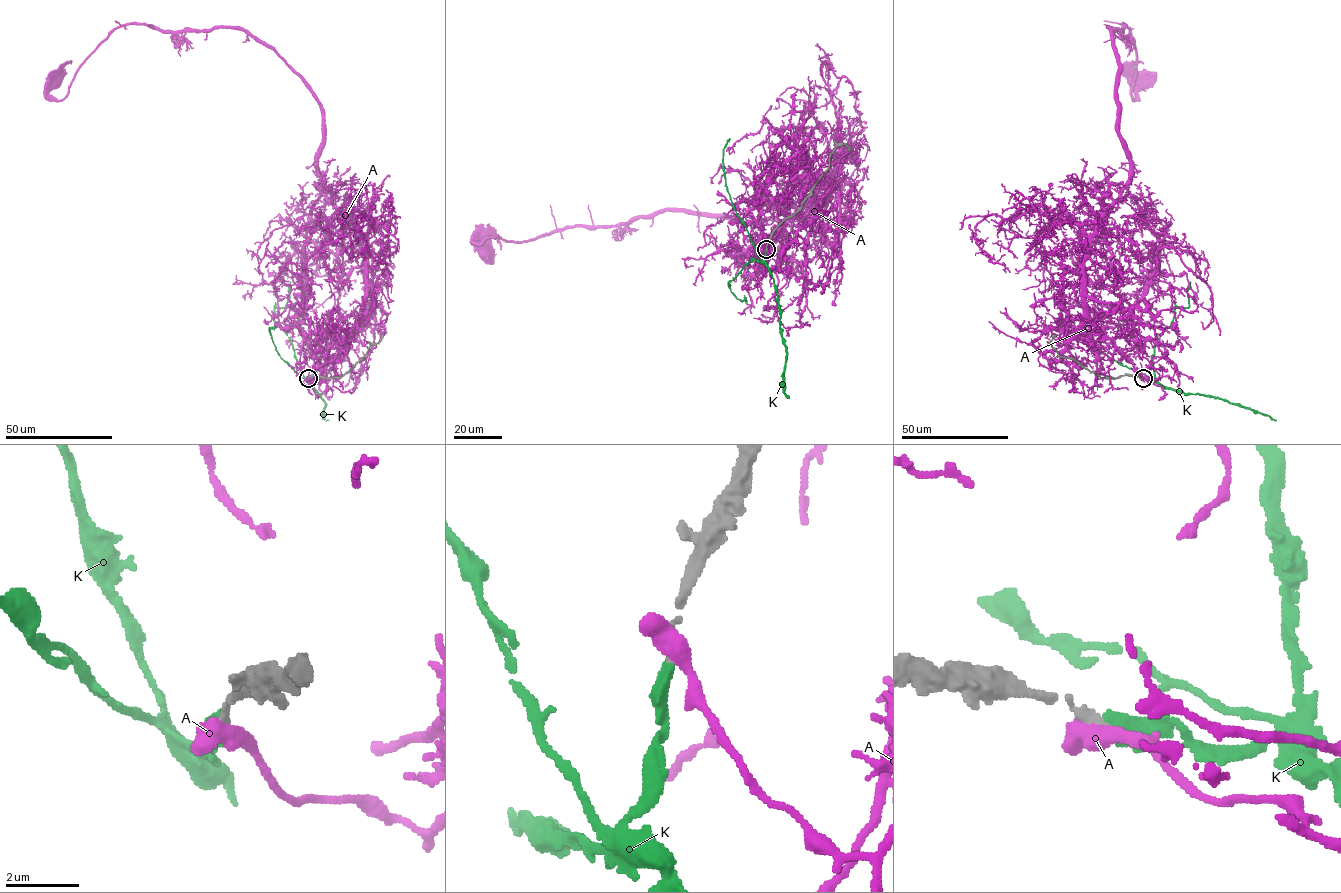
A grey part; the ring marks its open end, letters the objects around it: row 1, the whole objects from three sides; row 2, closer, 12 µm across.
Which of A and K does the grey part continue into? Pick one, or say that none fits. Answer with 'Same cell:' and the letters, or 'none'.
Same cell: K

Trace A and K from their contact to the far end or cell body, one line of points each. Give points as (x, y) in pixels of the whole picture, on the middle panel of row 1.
A: (766, 249), (779, 262), (830, 183), (777, 234), (782, 222), (775, 220), (665, 210), (475, 242), (484, 251)
K: (766, 249), (764, 262), (778, 297), (781, 335), (787, 355), (784, 393), (788, 398)

